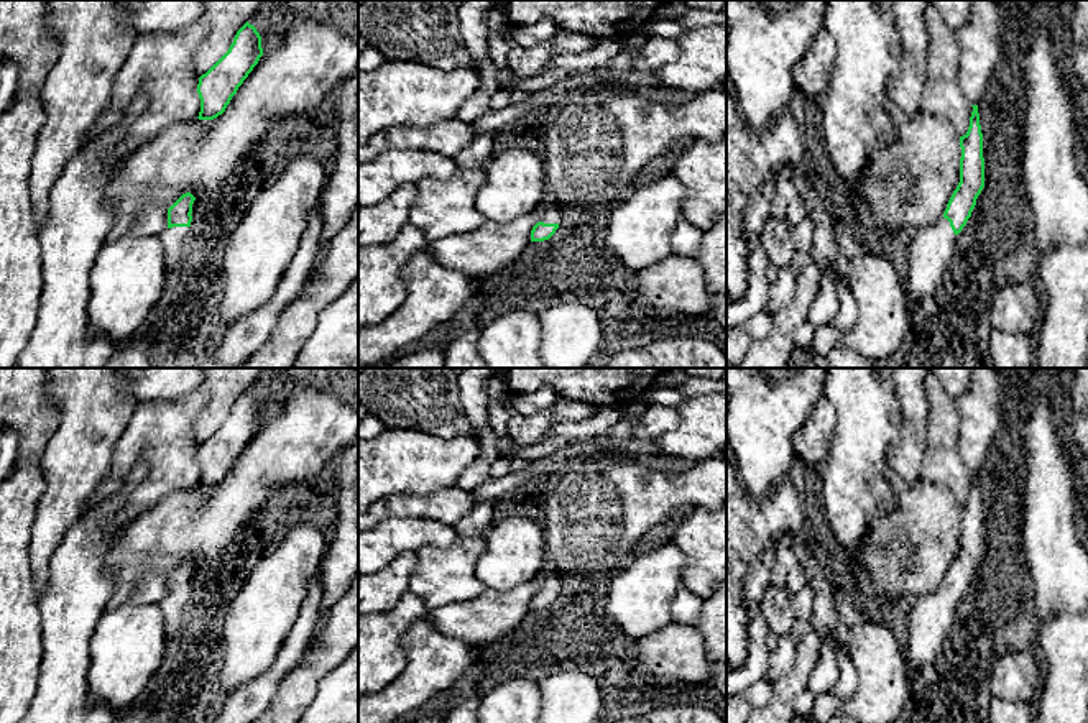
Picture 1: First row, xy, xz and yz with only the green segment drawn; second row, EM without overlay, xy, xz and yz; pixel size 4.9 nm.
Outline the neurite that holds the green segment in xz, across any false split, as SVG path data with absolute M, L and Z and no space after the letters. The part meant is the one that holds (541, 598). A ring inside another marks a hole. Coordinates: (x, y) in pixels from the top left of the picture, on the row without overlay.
M551 573L541 583L541 588L531 598L531 610L549 608L559 596L562 577L559 573Z

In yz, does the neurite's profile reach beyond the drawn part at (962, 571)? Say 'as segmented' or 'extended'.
extended

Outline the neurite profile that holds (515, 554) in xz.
M509 508L498 514L485 534L486 552L475 577L496 592L509 592L532 580L544 567L544 539L532 508Z

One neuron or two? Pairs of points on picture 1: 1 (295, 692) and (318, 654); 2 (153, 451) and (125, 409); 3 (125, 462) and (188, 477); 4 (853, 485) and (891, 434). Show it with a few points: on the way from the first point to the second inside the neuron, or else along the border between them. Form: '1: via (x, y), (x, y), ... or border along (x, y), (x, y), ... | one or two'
1: via (301, 682), (314, 664) | one
2: border along (137, 408), (114, 452) | two
3: via (140, 459), (166, 459), (173, 465) | one
4: via (855, 472), (878, 447) | one

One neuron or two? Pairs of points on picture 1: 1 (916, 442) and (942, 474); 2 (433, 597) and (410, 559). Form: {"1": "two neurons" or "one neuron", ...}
{"1": "two neurons", "2": "two neurons"}

